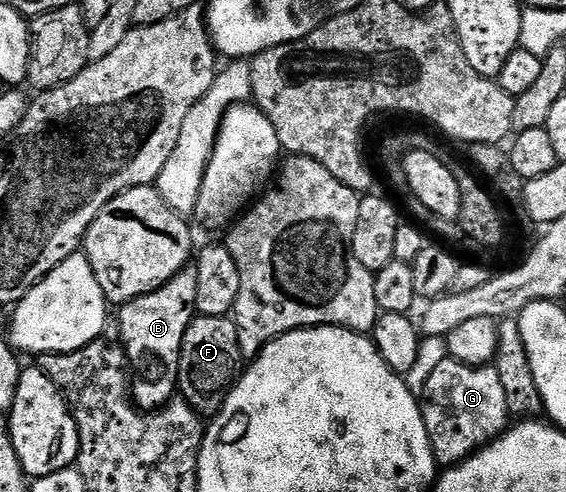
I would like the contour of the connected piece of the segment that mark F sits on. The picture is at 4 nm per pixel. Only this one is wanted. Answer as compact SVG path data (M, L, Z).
M198 315L184 333L180 349L177 390L181 398L203 417L213 417L226 404L230 390L240 378L244 360L240 353L240 337L236 337L233 318L221 315Z

